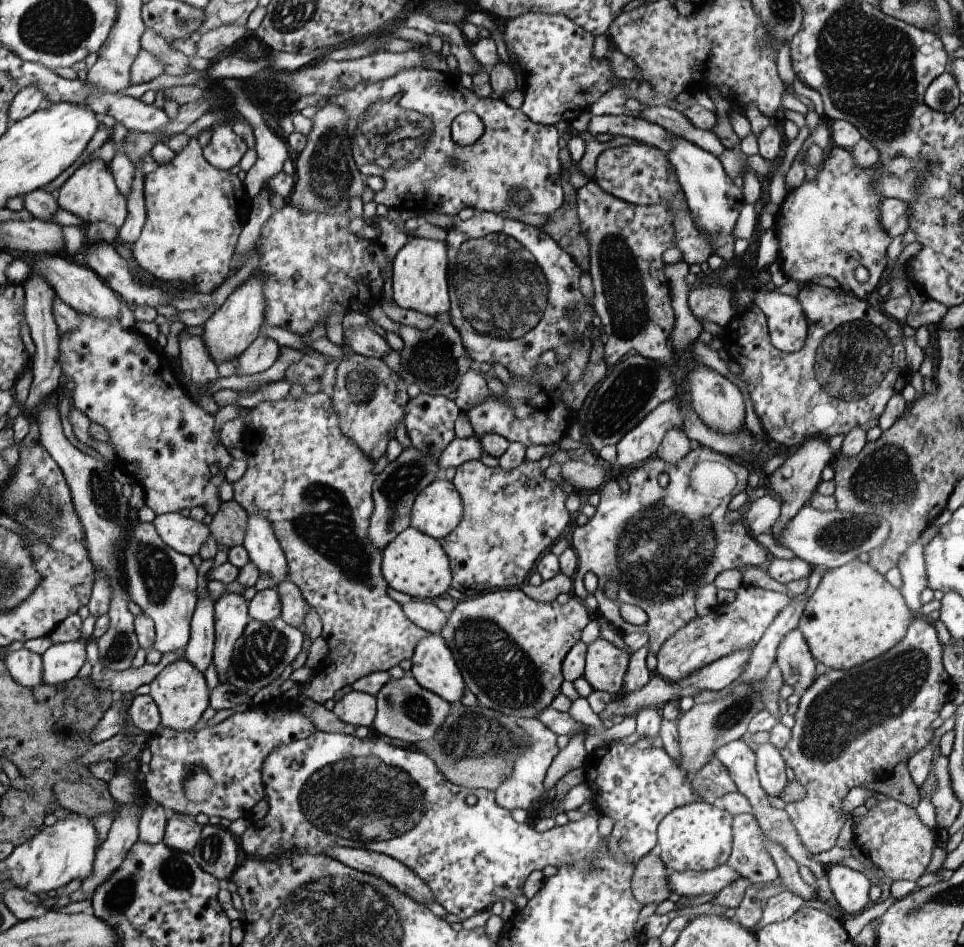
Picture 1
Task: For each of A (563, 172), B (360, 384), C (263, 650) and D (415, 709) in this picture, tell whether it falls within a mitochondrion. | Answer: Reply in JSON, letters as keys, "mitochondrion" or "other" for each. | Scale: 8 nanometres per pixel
{"A":"other","B":"mitochondrion","C":"mitochondrion","D":"mitochondrion"}

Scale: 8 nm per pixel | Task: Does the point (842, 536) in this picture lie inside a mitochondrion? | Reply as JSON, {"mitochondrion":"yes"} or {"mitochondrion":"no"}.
{"mitochondrion":"yes"}

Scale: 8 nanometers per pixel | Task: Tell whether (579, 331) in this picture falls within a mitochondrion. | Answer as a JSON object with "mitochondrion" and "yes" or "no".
{"mitochondrion":"no"}

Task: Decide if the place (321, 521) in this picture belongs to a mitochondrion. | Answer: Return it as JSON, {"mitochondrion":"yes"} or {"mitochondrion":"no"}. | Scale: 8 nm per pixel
{"mitochondrion":"yes"}

